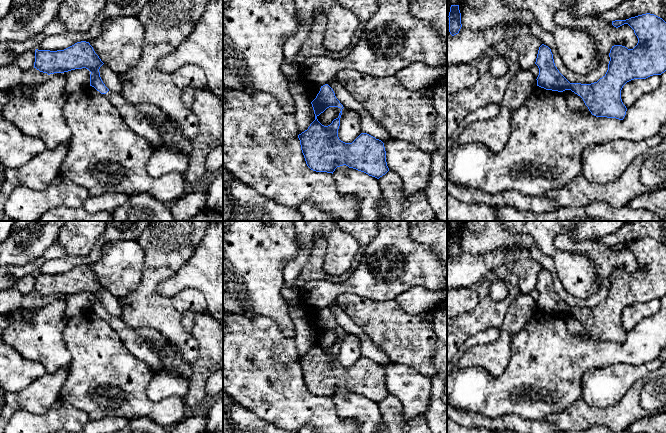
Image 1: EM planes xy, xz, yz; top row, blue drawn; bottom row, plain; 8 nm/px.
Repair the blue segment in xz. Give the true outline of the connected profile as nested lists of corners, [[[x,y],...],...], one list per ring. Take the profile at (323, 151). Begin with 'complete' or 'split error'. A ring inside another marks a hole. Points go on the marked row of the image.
complete | [[[328,84],[321,86],[311,104],[315,120],[298,135],[306,164],[311,170],[333,174],[337,167],[346,165],[377,179],[389,171],[381,140],[367,133],[361,133],[352,143],[339,139],[338,129],[344,107]],[[329,107],[338,107],[341,111],[330,125],[324,126],[317,117]]]

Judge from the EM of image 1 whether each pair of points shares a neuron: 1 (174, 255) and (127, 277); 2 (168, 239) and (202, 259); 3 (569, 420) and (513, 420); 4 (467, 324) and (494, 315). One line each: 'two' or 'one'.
1: two
2: two
3: two
4: one

